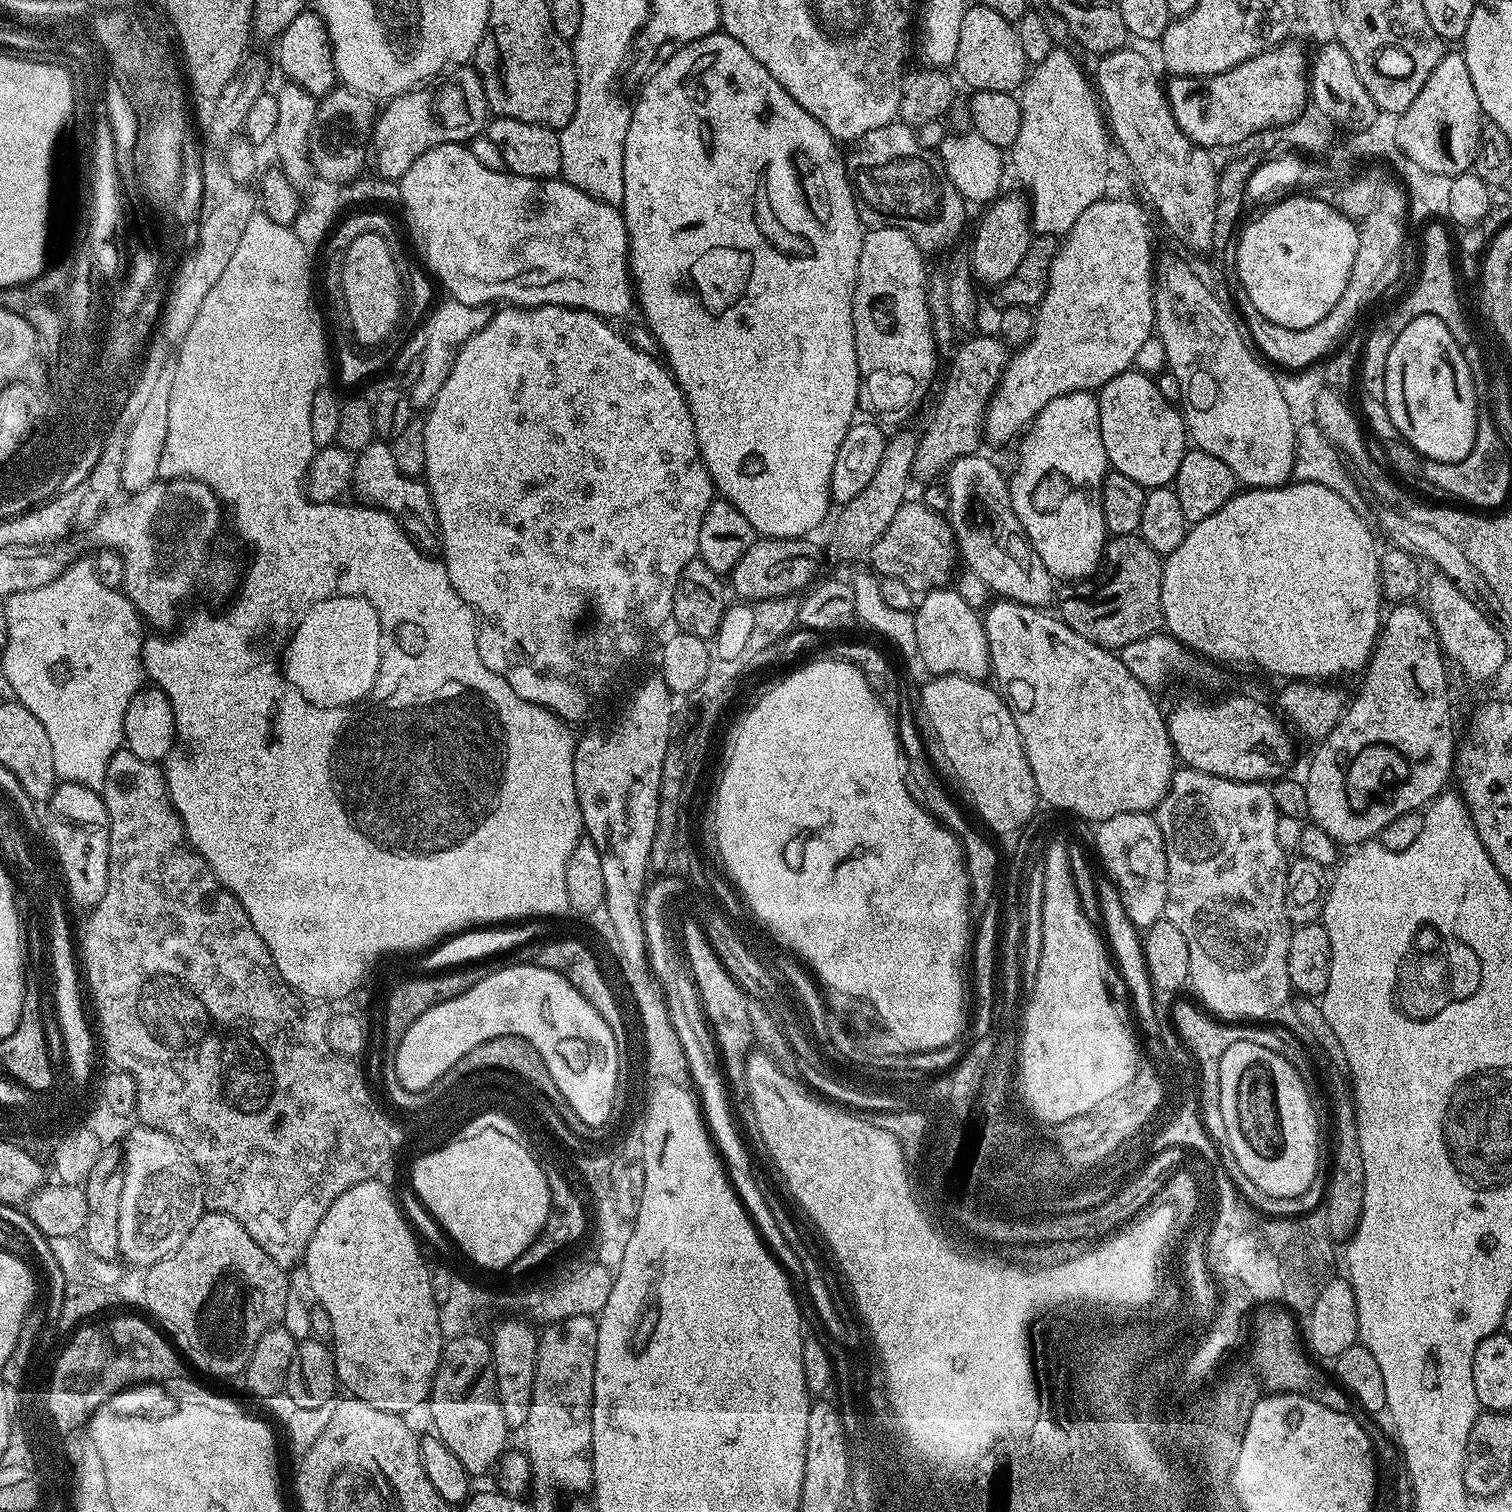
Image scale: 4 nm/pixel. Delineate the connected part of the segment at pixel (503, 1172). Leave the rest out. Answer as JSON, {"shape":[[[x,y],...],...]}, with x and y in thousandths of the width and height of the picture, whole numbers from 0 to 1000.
{"shape":[[[327,749],[313,751],[278,767],[275,772],[275,784],[274,790],[286,801],[285,806],[298,813],[318,836],[335,836],[344,826],[351,825],[364,802],[364,787],[356,769]]]}

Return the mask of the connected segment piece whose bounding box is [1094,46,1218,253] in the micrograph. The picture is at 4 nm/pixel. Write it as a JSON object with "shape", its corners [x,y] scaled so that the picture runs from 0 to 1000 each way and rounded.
{"shape":[[[744,30],[736,34],[729,35],[725,42],[724,48],[724,58],[734,85],[735,92],[743,100],[747,110],[751,113],[755,124],[759,126],[762,132],[761,137],[780,155],[780,159],[788,167],[798,167],[801,163],[803,153],[803,142],[804,135],[804,121],[806,108],[802,106],[802,101],[794,95],[790,95],[776,81],[776,75],[772,69],[772,64],[769,58],[769,53],[765,51],[762,42],[754,34],[751,34],[749,30]]]}

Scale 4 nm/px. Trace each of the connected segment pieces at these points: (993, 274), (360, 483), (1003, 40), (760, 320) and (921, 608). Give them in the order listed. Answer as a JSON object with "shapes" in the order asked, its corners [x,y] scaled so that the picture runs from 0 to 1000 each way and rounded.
{"shapes":[[[[664,128],[656,132],[654,140],[649,144],[648,149],[646,151],[646,157],[643,159],[642,167],[643,182],[648,188],[649,187],[657,189],[665,188],[671,181],[671,179],[673,179],[673,176],[680,167],[680,162],[684,154],[681,150],[681,133],[675,130]]],[[[247,290],[235,302],[233,308],[233,319],[232,325],[235,325],[235,330],[239,334],[244,336],[251,336],[254,339],[257,339],[260,343],[265,347],[265,350],[272,356],[272,359],[281,366],[286,366],[292,362],[291,349],[288,347],[288,338],[286,334],[286,327],[283,325],[283,321],[280,317],[269,315],[263,311],[261,306],[261,300],[259,300],[259,293],[253,291]]],[[[647,1],[644,2],[644,5],[643,3],[638,5],[636,22],[634,22],[632,50],[635,50],[641,56],[641,59],[647,61],[660,60],[671,62],[677,56],[681,47],[681,43],[672,22],[672,16],[663,12],[663,9],[658,7],[652,7],[652,4]]],[[[474,20],[470,21],[467,25],[457,26],[455,29],[448,31],[445,34],[447,35],[439,43],[437,42],[425,54],[425,58],[429,61],[425,62],[421,65],[421,69],[420,69],[420,71],[418,71],[417,83],[414,86],[411,140],[415,153],[415,177],[419,186],[419,198],[422,202],[422,206],[423,204],[424,208],[426,208],[424,209],[425,214],[429,215],[429,218],[433,221],[433,224],[435,224],[437,232],[440,239],[442,245],[444,247],[447,253],[450,255],[450,258],[455,263],[455,271],[458,278],[460,278],[460,298],[466,302],[466,308],[471,317],[472,323],[478,330],[483,332],[503,355],[512,357],[532,356],[537,353],[534,352],[538,351],[548,341],[548,333],[551,333],[550,325],[549,324],[549,313],[552,313],[552,303],[554,303],[554,295],[557,295],[557,290],[560,290],[560,287],[563,284],[564,280],[567,277],[566,272],[567,273],[569,267],[569,245],[567,245],[566,227],[565,226],[563,198],[565,197],[567,173],[570,168],[570,160],[571,159],[573,151],[572,149],[569,148],[569,142],[566,138],[566,130],[563,127],[563,121],[561,120],[561,112],[559,104],[557,103],[556,96],[546,86],[546,83],[544,83],[544,81],[541,81],[541,78],[538,78],[533,73],[530,73],[530,70],[528,70],[528,67],[525,67],[525,65],[522,65],[520,62],[520,60],[513,54],[512,49],[509,49],[509,46],[507,46],[507,44],[504,44],[504,41],[501,41],[501,38],[499,38],[499,36],[496,36],[496,33],[493,33],[493,30],[491,30],[491,28],[483,25],[478,20]]],[[[631,389],[617,390],[612,392],[603,409],[607,437],[614,442],[616,447],[638,447],[651,450],[654,446],[656,438],[650,409],[645,403],[640,401]]]]}

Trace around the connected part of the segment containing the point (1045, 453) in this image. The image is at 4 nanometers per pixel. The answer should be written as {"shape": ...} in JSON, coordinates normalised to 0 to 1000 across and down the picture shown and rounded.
{"shape":[[[708,259],[697,263],[697,266],[692,266],[680,281],[674,294],[675,302],[672,304],[672,313],[667,317],[667,323],[676,351],[692,377],[699,384],[714,385],[722,382],[729,372],[731,359],[728,325],[730,315],[734,312],[731,295],[729,295],[727,264],[722,259]]]}

